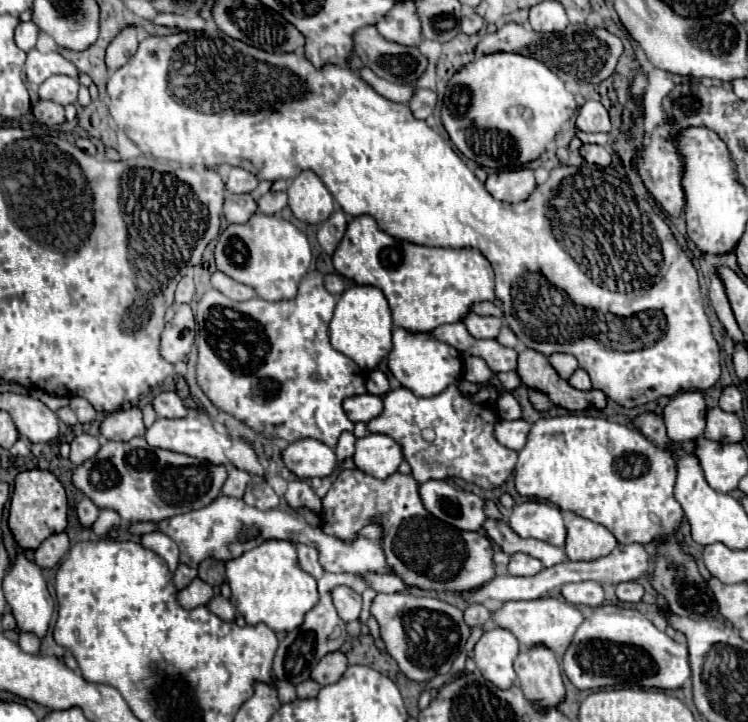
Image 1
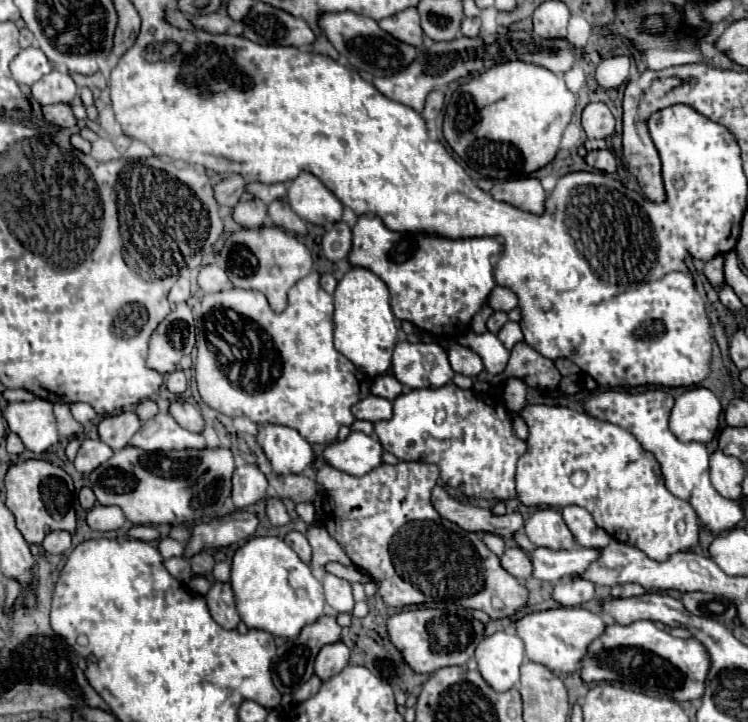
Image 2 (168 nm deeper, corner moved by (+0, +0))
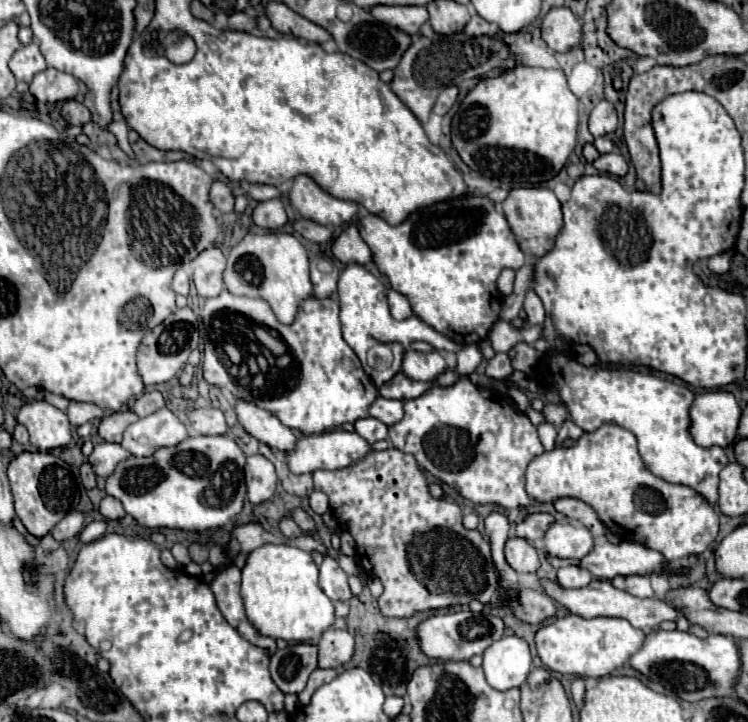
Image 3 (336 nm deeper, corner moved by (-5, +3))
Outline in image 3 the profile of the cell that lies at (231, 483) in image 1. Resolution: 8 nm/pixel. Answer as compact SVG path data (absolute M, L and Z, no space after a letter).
M252 455L246 461L244 467L246 475L246 487L248 487L248 501L258 505L268 501L274 491L276 491L276 471L274 465L262 457L262 455Z

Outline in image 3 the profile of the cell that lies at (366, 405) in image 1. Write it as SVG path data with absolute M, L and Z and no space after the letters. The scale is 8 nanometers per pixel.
M378 397L372 405L370 405L370 415L380 419L386 425L394 425L396 421L402 419L404 409L402 409L402 401L398 399L386 399L386 397Z

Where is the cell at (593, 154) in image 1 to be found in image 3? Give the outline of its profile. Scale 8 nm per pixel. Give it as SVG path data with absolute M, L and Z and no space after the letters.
M606 153L600 155L594 163L592 163L600 173L610 173L610 175L618 175L624 177L628 171L628 165L624 161L624 157L620 153Z

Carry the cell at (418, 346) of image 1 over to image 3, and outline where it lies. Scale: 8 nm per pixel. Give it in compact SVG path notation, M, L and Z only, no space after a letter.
M408 349L404 353L402 359L402 373L414 381L424 381L430 383L434 379L438 379L442 373L448 371L446 359L442 357L440 351L430 351L430 353L422 353L422 351L412 351Z

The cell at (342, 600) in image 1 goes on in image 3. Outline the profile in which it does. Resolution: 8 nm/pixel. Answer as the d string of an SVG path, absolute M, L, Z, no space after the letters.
M324 557L320 565L320 589L332 599L348 603L352 599L352 591L348 587L348 575L340 569L336 559Z

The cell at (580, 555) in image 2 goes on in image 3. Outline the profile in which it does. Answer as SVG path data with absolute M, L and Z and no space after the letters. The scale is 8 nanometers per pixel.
M600 541L594 549L580 559L580 567L588 569L598 579L614 579L616 575L646 575L646 573L670 573L664 569L668 561L646 545L622 541L618 545Z

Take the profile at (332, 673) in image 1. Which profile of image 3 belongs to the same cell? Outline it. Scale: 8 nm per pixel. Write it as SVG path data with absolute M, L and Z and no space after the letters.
M330 629L318 641L318 667L342 669L354 655L354 637L348 631Z

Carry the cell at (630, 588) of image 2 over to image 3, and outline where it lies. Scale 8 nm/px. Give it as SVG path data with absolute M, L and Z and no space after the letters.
M618 575L612 579L612 585L620 591L626 591L630 595L636 595L636 597L654 597L654 591L652 591L652 583L650 583L650 577L648 575Z

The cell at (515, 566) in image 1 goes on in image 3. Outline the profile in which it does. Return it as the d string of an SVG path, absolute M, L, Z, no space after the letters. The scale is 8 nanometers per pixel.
M510 537L506 541L506 561L516 573L536 573L540 567L540 559L536 549L526 541L518 537Z

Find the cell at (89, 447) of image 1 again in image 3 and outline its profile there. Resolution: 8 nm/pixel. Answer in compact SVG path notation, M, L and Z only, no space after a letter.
M98 443L94 447L94 451L90 453L88 457L88 463L94 467L94 473L98 477L108 477L110 471L114 471L114 467L126 459L130 453L122 447L122 445L116 445L116 443Z

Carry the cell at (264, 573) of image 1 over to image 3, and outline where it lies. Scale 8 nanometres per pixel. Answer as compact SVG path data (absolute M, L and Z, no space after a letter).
M266 543L248 555L242 567L242 599L248 621L264 637L316 643L334 623L334 603L318 585L318 567L312 555L292 545Z

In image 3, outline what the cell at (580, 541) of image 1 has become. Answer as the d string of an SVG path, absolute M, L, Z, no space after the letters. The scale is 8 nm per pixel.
M566 497L566 499L558 499L558 501L554 503L554 507L556 507L556 511L564 513L568 519L580 521L584 527L590 529L590 533L592 533L594 537L604 537L604 535L606 535L604 523L598 519L596 511L594 511L588 503L580 501L580 499L570 499L570 497Z

